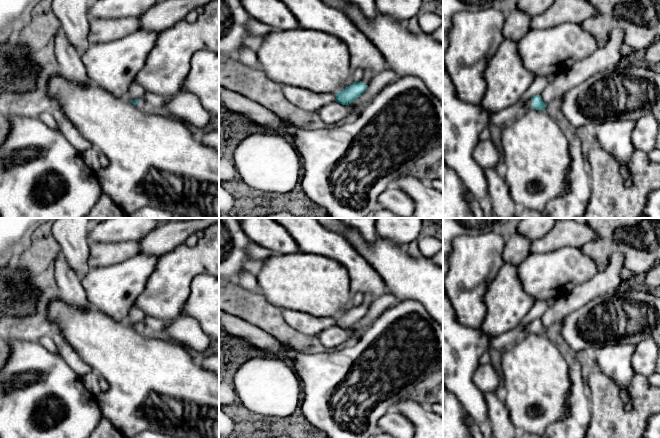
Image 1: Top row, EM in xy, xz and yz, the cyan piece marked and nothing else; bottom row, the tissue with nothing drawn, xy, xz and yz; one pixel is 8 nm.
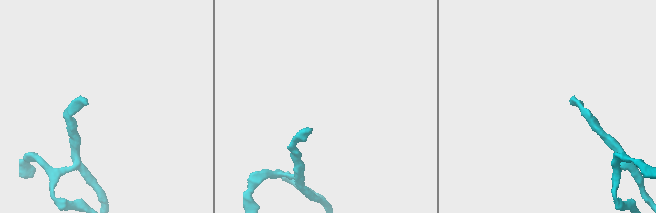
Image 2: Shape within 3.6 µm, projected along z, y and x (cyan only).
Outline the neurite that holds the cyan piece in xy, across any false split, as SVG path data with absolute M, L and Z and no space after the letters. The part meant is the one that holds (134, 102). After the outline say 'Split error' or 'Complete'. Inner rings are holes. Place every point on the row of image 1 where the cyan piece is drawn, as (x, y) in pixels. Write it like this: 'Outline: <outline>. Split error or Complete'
Outline: M144 97L135 99L135 100L130 100L130 102L135 105L139 110L141 111L148 111L148 107L146 104L146 101L144 99Z. Split error

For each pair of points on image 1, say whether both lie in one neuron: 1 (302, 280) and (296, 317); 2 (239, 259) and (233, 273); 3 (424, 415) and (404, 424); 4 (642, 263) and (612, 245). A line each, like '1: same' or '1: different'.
1: different
2: same
3: different
4: same

